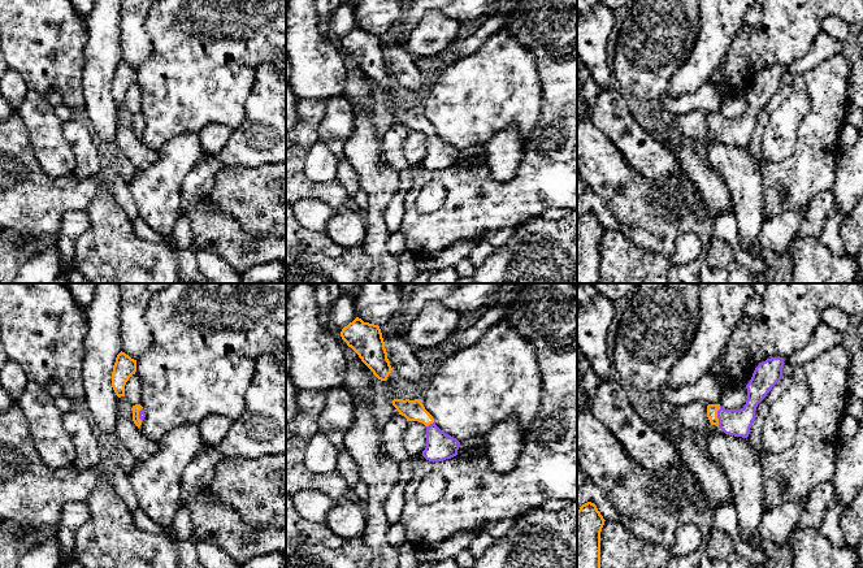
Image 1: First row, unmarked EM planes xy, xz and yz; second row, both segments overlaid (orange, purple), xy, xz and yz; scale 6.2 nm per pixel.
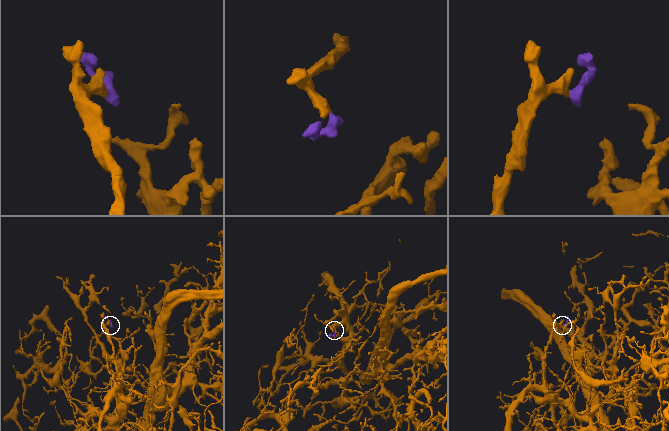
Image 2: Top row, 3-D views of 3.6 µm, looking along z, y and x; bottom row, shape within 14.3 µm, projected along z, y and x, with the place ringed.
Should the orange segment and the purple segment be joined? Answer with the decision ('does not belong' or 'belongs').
belongs

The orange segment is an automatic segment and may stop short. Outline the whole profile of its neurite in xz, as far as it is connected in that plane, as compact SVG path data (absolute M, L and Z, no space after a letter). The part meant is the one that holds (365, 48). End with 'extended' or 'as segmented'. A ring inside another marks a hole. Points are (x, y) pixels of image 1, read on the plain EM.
M356 26L342 38L341 45L378 88L387 88L393 77L387 68L385 51L378 34L364 31Z | as segmented

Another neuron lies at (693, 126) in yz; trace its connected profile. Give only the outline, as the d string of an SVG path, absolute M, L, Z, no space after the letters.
M693 109L685 114L677 114L675 117L673 126L680 130L684 140L695 143L704 140L707 144L719 140L720 136L712 134L707 126L707 109Z

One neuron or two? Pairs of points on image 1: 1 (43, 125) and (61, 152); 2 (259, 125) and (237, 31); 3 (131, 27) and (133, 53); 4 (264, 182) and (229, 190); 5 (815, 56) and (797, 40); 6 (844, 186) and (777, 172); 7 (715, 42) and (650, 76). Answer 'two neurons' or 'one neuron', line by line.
1: one neuron
2: two neurons
3: one neuron
4: one neuron
5: two neurons
6: two neurons
7: two neurons

